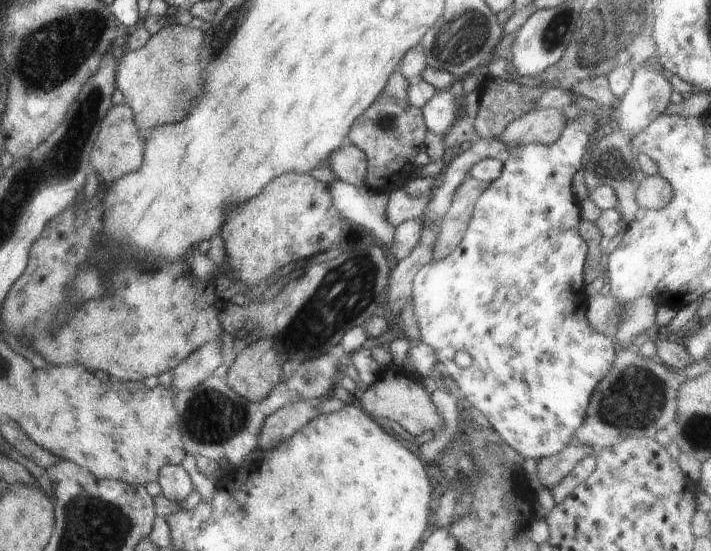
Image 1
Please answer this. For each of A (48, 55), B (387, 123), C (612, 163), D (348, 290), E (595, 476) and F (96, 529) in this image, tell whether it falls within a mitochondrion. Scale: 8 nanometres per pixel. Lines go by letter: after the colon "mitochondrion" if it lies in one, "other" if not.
A: mitochondrion
B: mitochondrion
C: mitochondrion
D: mitochondrion
E: other
F: mitochondrion

